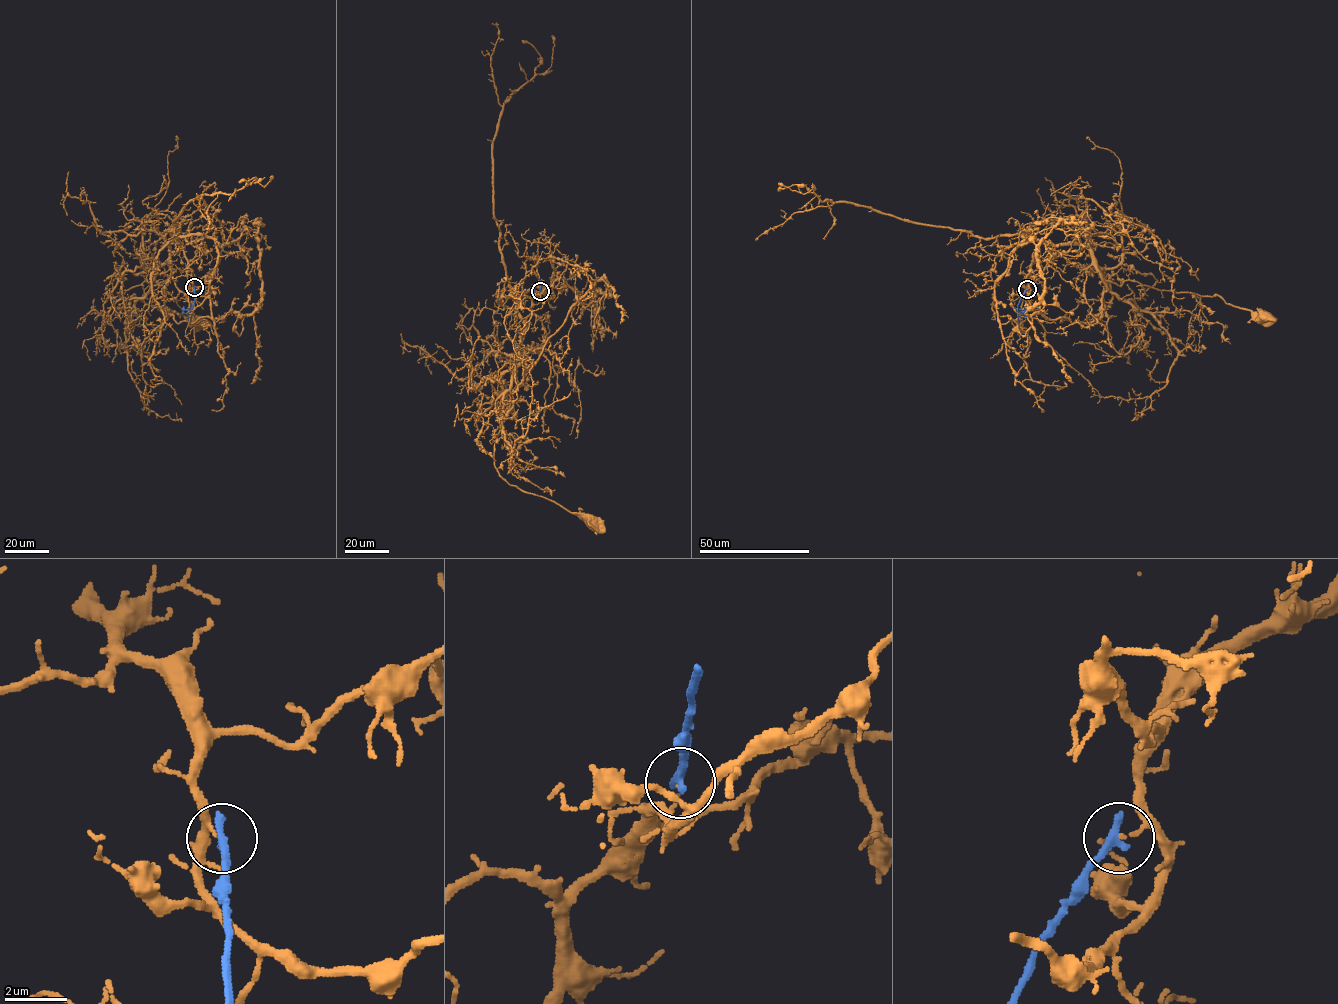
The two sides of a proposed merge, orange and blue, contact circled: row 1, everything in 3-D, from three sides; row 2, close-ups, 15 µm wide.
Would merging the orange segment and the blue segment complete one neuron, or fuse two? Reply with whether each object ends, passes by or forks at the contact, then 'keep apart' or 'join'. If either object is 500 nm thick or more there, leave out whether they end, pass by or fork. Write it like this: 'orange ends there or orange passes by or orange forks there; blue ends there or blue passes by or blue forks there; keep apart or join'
orange ends there; blue ends there; keep apart

